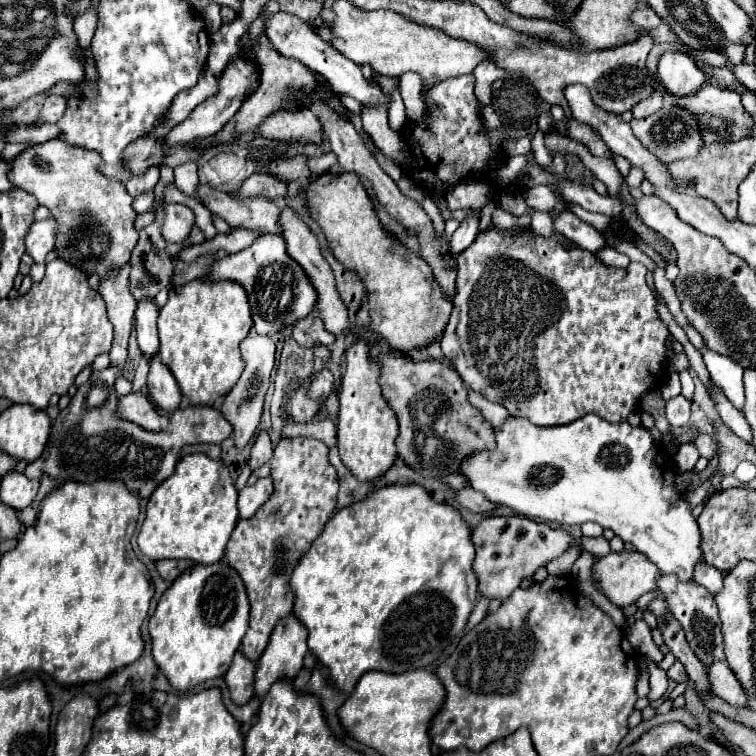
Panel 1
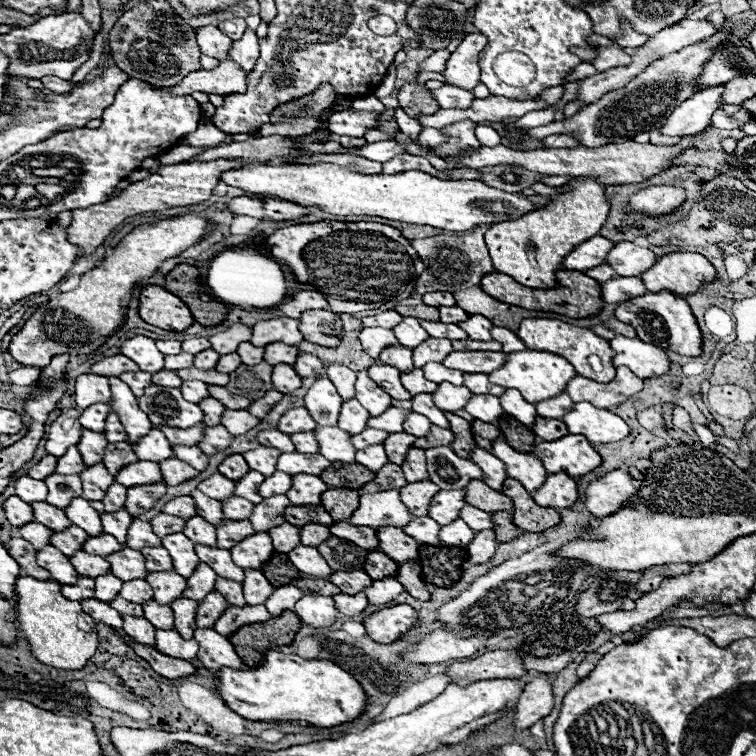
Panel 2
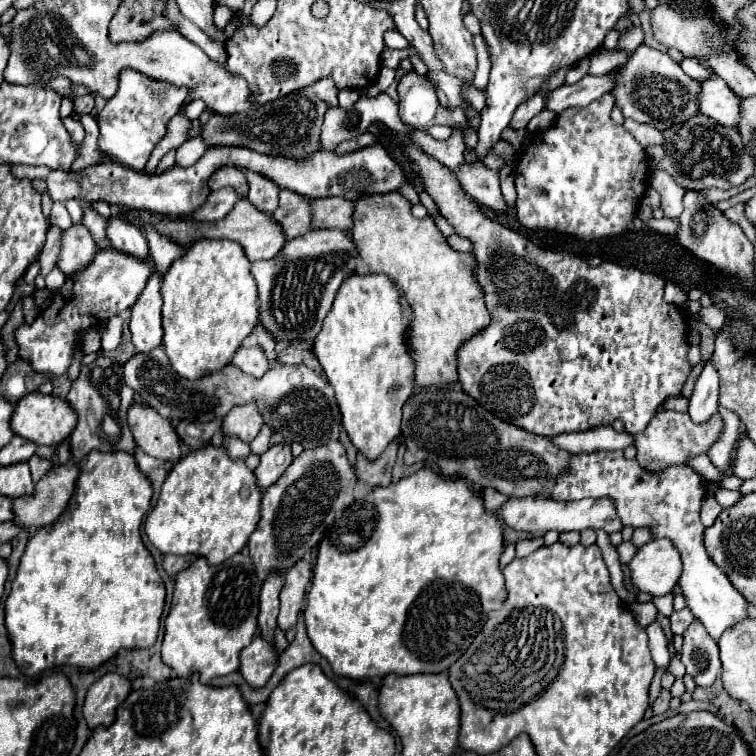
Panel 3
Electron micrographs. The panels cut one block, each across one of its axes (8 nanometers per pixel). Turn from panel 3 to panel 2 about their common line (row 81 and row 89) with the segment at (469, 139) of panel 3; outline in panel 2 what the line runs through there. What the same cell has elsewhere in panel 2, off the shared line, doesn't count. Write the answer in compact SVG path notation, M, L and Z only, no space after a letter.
M404 84L398 92L398 100L400 100L400 108L412 116L430 116L434 114L440 106L434 102L430 90L426 86L418 86L418 84Z

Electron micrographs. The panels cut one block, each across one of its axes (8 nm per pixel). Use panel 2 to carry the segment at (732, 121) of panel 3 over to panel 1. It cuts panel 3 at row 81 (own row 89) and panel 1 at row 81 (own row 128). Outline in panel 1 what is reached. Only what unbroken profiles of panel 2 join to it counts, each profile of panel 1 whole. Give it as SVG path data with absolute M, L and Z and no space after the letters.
M666 52L658 58L658 80L670 90L672 96L686 96L706 84L704 72L694 64L688 54Z

